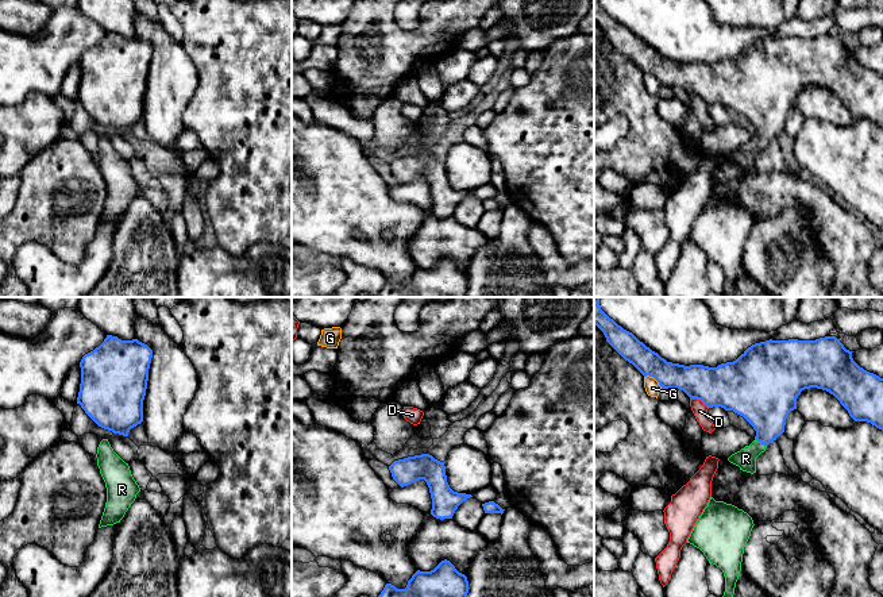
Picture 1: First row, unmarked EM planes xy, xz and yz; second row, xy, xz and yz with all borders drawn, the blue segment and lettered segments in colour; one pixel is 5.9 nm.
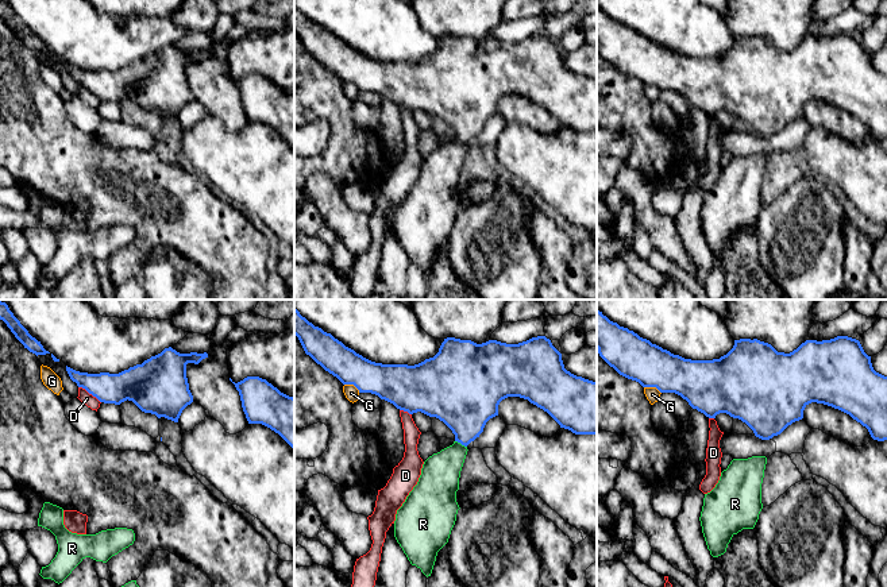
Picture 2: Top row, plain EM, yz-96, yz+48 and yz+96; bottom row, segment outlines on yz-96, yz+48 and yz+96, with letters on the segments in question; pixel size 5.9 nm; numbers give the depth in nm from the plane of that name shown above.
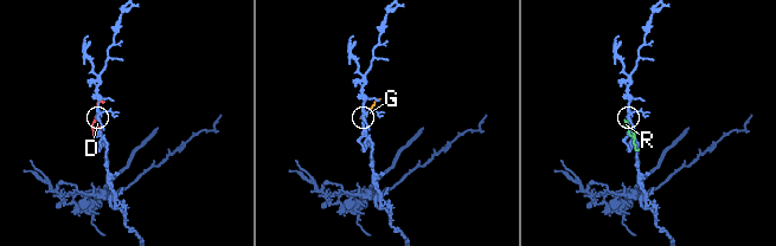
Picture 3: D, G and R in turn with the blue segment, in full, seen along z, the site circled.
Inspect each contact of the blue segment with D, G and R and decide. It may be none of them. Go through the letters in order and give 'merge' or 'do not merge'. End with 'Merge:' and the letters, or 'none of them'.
D: do not merge
G: do not merge
R: merge
Merge: R

